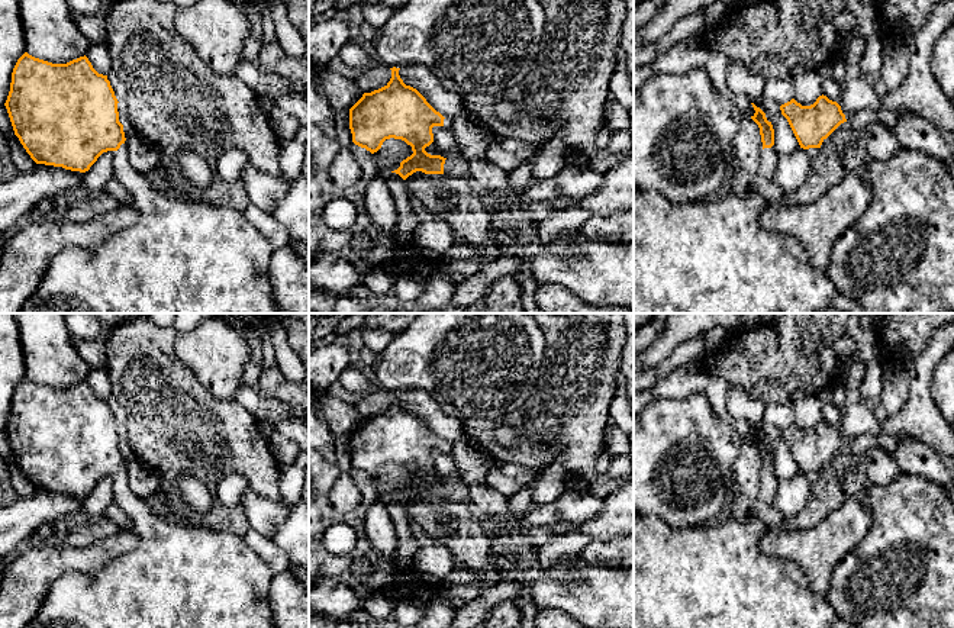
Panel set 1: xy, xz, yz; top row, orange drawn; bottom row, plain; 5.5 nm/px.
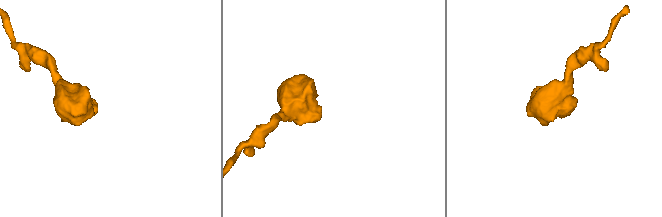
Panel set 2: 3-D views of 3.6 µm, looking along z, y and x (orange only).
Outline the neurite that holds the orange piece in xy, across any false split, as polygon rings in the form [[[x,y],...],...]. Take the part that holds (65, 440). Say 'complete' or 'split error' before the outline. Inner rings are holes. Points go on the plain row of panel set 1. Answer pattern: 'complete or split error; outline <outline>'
split error; outline [[[25,377],[13,393],[10,416],[4,431],[7,434],[14,460],[19,463],[30,483],[36,489],[62,492],[65,495],[86,497],[103,477],[113,476],[115,502],[126,512],[132,525],[129,531],[138,535],[138,545],[133,550],[112,560],[99,571],[93,574],[70,573],[55,580],[36,616],[25,628],[275,628],[268,600],[268,592],[274,573],[268,564],[254,550],[249,548],[244,537],[233,532],[194,526],[183,521],[162,518],[151,506],[149,500],[136,496],[128,484],[128,471],[125,468],[126,463],[123,450],[119,447],[117,428],[119,426],[115,421],[110,406],[107,405],[107,400],[99,399],[86,380],[67,389],[52,389]]]

